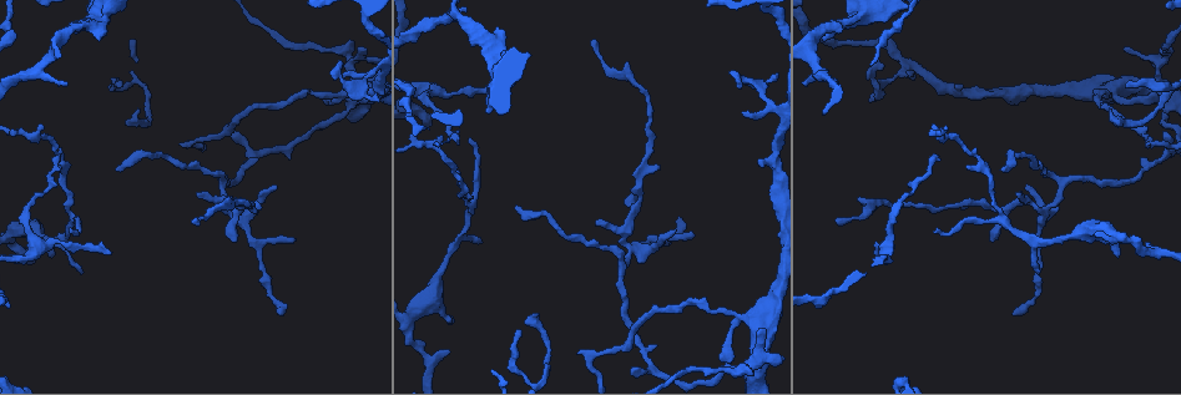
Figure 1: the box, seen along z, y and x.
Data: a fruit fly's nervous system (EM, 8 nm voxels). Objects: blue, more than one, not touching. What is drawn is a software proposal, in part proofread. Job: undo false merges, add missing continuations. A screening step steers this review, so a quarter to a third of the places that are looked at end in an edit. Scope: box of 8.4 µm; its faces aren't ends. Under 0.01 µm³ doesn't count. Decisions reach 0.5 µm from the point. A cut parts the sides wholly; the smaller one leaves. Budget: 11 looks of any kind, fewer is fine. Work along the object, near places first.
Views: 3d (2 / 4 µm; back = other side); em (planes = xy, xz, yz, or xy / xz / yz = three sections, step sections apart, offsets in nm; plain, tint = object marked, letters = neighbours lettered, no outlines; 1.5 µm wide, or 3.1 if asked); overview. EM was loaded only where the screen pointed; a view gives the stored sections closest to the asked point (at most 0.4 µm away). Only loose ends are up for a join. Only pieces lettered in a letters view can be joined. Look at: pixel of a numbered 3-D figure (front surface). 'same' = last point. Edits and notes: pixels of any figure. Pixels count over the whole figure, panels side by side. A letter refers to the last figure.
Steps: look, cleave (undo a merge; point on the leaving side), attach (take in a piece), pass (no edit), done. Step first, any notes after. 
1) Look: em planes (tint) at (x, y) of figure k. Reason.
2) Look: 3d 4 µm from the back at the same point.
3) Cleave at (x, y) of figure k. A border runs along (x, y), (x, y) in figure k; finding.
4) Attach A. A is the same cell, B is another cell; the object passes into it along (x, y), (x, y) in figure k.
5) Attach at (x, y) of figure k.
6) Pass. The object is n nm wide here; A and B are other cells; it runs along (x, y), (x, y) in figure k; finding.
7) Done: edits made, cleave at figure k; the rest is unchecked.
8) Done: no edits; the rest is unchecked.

Look: 3d 4 µm at (876, 252) of figure 1. An open end.

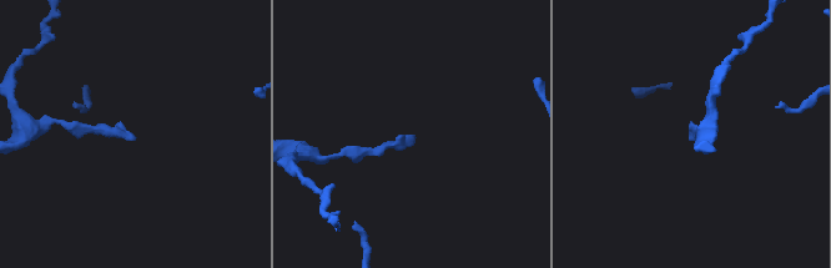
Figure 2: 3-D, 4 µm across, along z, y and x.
Look: em yz step 4 (letters) at (691, 139) of figure 2. Need the tissue.

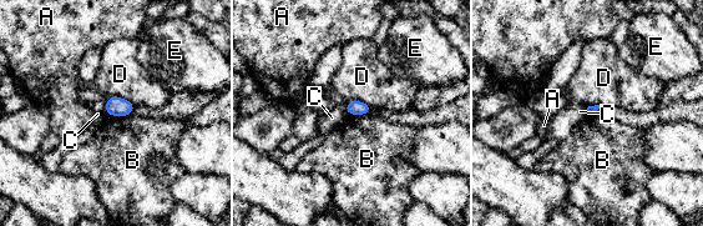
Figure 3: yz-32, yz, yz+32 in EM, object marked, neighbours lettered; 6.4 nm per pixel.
Look: em planes (letters) at the same point.

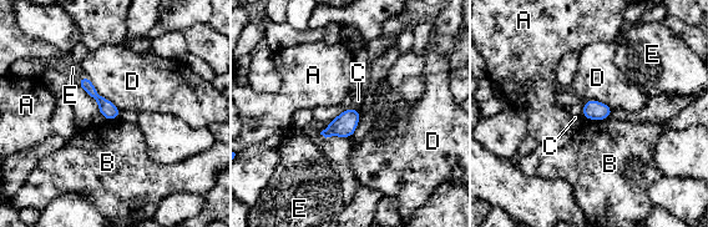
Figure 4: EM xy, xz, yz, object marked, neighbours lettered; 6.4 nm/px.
Pass. A, B, C, D and E are other cells; a border runs along (610, 115), (600, 120), (586, 119) in figure 4; none of them fits.

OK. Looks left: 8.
Look: em planes (letters) at (195, 222) of figure 1. Free end.

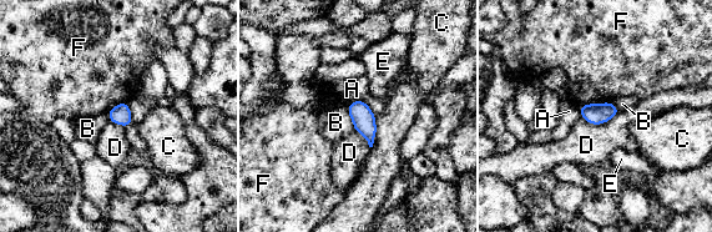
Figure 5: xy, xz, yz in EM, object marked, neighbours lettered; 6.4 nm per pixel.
Pass. A, B, C, D, E and F are other cells; a border runs along (621, 111), (601, 124), (581, 117) in figure 5; none of them fits.

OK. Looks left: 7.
Look: 3d 2 µm from the back at (338, 117) of figure 1. Thick turns thin.

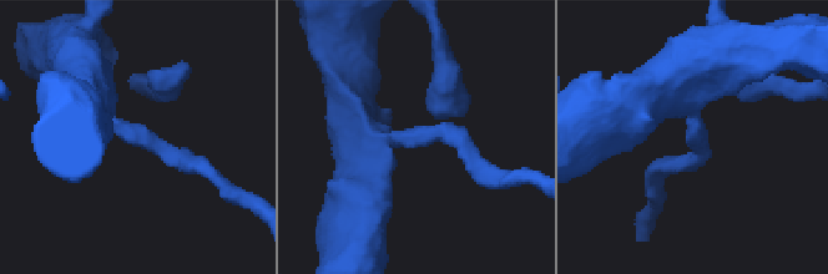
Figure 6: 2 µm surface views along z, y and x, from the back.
Look: em planes (letters) at (128, 132) of figure 6. Need the tissue.

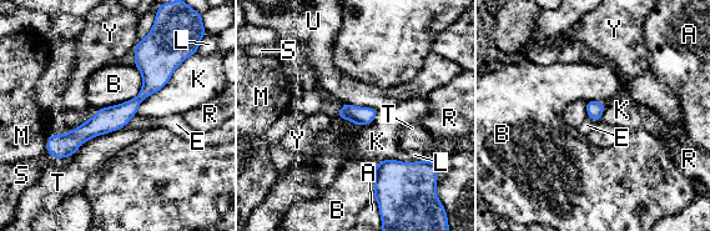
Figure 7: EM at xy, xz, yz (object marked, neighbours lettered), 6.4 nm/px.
Pass. A, B, E, K, L, M, R, S, T, U and Y are other cells; it runs along (142, 46), (146, 91), (51, 151) in figure 7; all the same neuron.

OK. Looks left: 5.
Look: em yz step 8 (tint) at (1124, 48) of figure 1. Thin end.

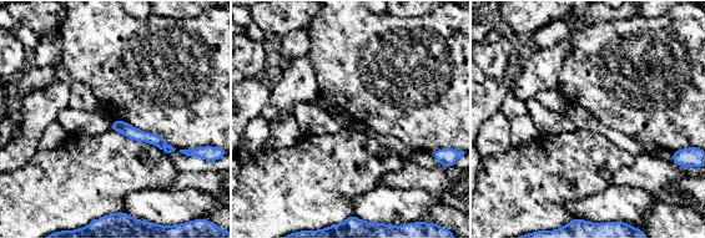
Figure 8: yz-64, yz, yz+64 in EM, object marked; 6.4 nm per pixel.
Look: em yz step 8 (letters) at the same point. See the neighbours.

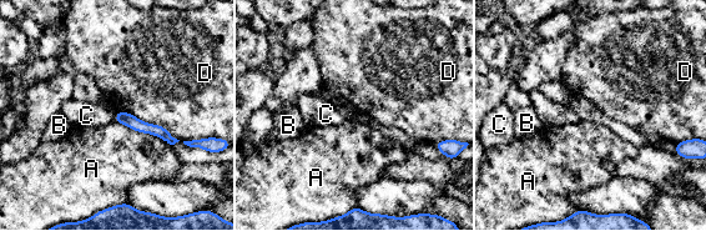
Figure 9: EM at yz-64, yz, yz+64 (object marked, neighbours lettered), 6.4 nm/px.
Pass. The object is 90 nm wide here; A, B, C and D are other cells; it runs along (119, 114), (171, 140) in figure 9; no lettered piece goes on from it.

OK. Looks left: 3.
Look: em xz step 8 (tint) at (98, 38) of figure 1. Free end.

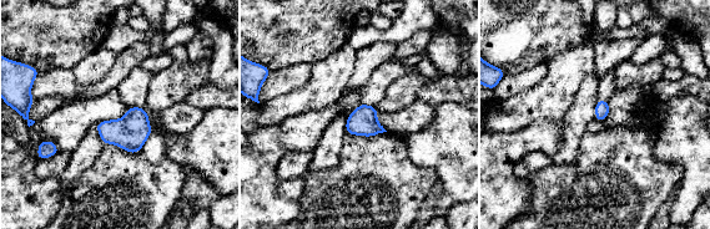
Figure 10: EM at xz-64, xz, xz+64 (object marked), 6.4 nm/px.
Look: em planes (letters) at the same point. Another direction.

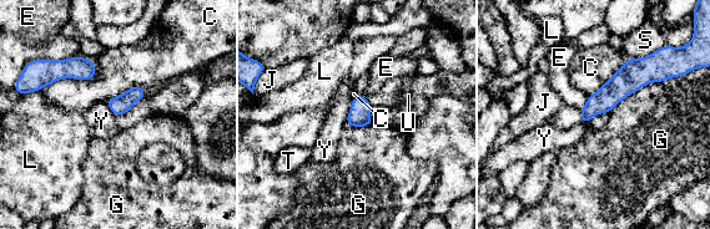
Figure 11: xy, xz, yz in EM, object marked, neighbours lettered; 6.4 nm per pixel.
Pass. The longest contact is with G, 460 nm; C, E, G, J, L, S, T, U and Y are other cells; it runs along (661, 75), (633, 75), (583, 120) in figure 11; none of them fits.

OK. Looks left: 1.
Done: no edits; the rest is unchecked.

